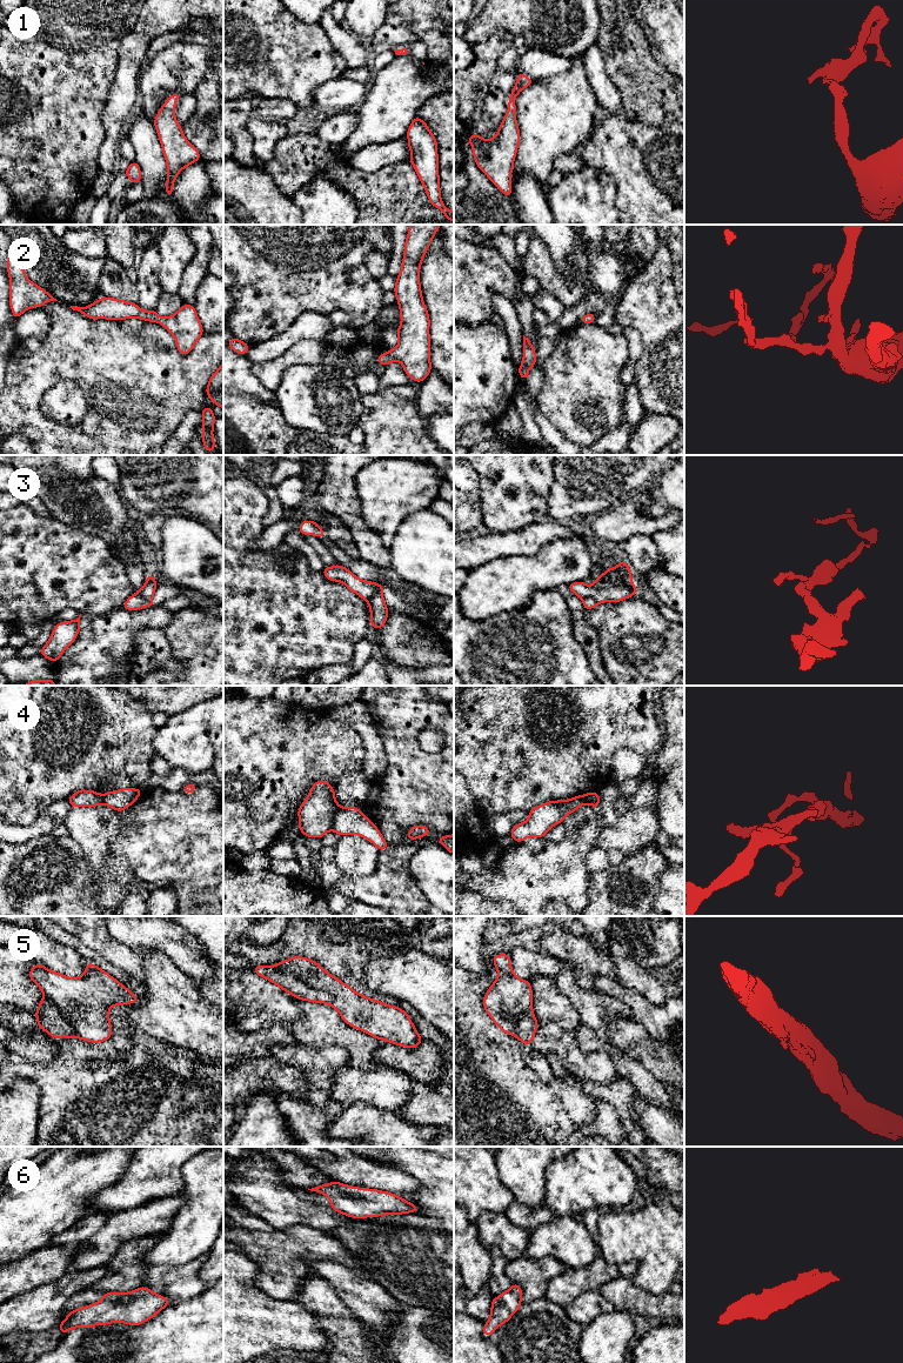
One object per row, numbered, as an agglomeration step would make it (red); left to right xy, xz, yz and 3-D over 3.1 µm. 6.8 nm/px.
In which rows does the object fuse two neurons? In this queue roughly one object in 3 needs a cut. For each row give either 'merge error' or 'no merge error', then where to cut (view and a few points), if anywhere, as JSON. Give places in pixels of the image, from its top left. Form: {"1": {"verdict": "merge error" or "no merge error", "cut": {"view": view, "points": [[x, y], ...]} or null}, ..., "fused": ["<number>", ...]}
{"1": {"verdict": "no merge error", "cut": null}, "2": {"verdict": "no merge error", "cut": null}, "3": {"verdict": "merge error", "cut": {"view": "yz", "points": [[582, 598], [590, 596], [599, 602]]}}, "4": {"verdict": "merge error", "cut": {"view": "xz", "points": [[341, 807], [333, 819], [330, 829]]}}, "5": {"verdict": "merge error", "cut": {"view": "xz", "points": [[274, 966], [328, 991], [332, 1003]]}}, "6": {"verdict": "no merge error", "cut": null}, "fused": ["3", "4", "5"]}

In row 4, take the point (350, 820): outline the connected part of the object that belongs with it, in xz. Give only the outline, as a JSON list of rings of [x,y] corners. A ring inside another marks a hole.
[[[341,807],[333,819],[332,830],[341,836],[357,834],[375,844],[380,850],[388,847],[377,827],[355,807]]]

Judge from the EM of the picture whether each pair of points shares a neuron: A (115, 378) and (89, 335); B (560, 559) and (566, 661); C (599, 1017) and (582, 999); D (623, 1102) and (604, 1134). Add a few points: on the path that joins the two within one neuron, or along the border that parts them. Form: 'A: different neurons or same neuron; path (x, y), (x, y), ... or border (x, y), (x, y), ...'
A: same neuron; path (115, 367), (94, 346)
B: different neurons; border (553, 588), (546, 592), (536, 592), (529, 603)
C: same neuron; path (594, 1013), (587, 1003)
D: different neurons; border (594, 1097), (607, 1102), (613, 1108), (626, 1134)

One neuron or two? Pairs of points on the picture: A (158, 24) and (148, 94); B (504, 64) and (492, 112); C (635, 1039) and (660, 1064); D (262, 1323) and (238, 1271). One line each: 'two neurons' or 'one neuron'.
A: two neurons
B: one neuron
C: one neuron
D: one neuron

